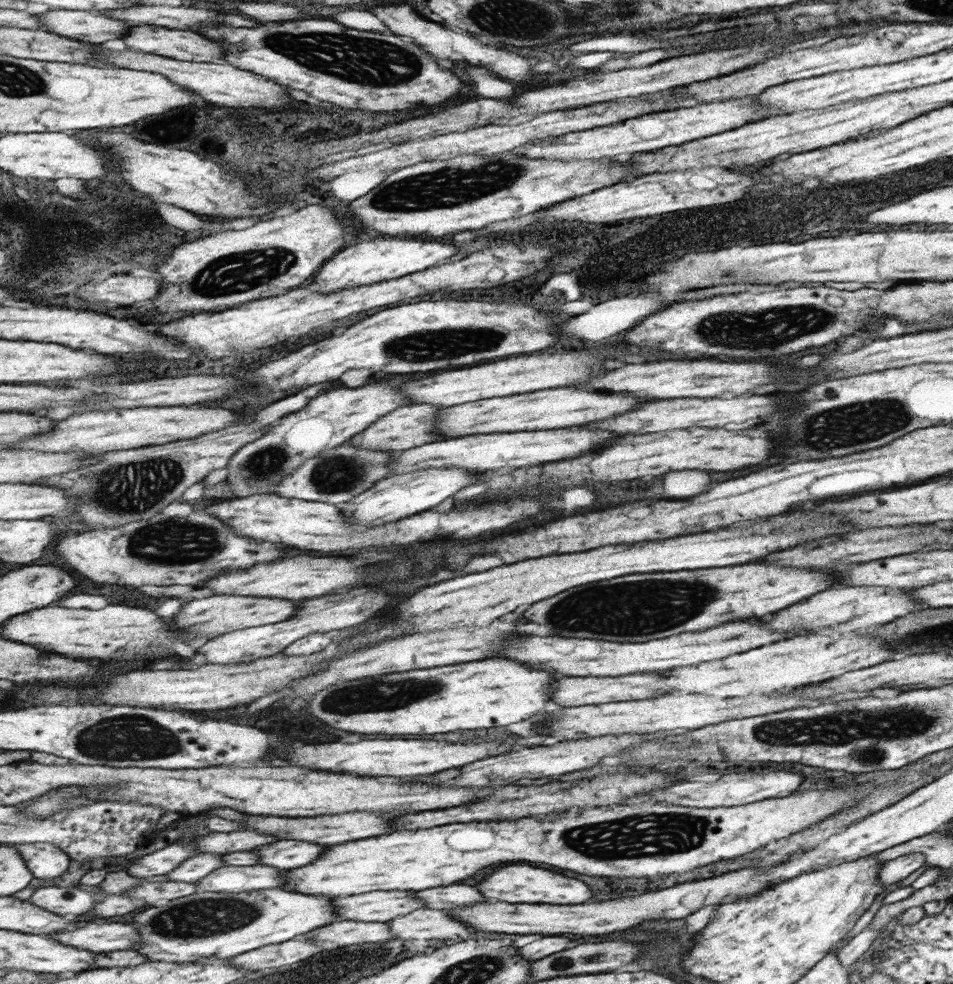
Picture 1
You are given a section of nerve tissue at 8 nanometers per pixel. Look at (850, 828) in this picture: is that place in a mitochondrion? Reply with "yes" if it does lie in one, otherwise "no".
no

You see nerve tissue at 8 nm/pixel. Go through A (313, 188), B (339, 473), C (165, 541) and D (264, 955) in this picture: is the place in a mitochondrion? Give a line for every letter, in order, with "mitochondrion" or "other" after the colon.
A: other
B: mitochondrion
C: mitochondrion
D: other

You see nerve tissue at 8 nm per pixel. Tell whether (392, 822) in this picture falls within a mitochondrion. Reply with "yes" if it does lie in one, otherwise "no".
no

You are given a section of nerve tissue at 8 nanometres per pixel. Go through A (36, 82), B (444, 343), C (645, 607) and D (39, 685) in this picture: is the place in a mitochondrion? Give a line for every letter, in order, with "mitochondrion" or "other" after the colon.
A: mitochondrion
B: mitochondrion
C: mitochondrion
D: other

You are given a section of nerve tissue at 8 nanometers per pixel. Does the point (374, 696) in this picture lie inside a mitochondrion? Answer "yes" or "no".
yes

